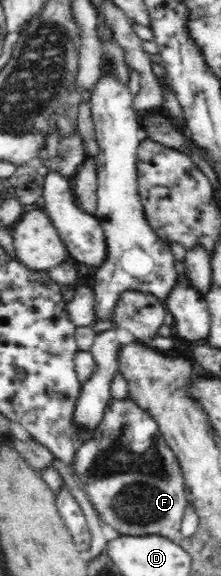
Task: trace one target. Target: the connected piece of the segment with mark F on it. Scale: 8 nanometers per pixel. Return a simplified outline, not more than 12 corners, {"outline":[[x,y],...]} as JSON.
{"outline":[[109,399],[78,486],[120,535],[180,542],[188,490],[157,422]]}

